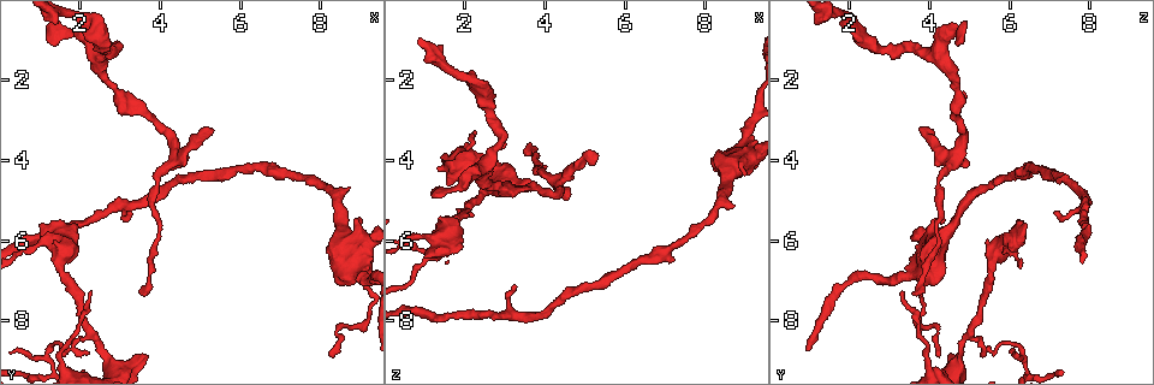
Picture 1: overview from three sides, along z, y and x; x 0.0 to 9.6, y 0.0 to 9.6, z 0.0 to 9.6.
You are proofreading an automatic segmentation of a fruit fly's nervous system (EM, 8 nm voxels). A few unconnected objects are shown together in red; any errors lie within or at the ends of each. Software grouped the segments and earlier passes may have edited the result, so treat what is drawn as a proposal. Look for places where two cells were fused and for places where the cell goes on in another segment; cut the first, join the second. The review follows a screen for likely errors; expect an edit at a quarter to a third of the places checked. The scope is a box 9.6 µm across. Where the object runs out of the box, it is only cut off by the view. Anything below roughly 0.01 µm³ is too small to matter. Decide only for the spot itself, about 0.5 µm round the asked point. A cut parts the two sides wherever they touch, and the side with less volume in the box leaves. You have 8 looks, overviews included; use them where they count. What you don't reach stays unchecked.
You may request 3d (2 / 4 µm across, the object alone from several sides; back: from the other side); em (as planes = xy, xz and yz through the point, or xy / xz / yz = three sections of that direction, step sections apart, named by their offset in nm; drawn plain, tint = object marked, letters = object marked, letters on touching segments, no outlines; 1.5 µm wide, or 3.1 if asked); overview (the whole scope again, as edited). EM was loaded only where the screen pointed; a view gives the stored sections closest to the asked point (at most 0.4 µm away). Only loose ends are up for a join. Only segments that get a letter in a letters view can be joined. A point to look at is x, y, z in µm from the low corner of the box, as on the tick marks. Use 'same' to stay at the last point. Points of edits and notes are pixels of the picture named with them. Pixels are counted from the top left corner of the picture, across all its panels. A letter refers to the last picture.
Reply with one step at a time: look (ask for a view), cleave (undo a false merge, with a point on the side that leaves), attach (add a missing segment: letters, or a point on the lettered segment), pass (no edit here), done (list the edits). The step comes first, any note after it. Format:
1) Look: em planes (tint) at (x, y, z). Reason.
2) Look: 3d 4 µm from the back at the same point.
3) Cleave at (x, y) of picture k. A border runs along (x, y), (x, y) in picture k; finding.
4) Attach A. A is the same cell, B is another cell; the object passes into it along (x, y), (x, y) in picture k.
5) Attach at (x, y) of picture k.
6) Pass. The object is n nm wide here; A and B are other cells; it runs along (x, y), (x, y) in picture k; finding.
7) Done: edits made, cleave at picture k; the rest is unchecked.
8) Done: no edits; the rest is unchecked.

Look: em xz step 4 (tint) at (1.00, 5.65, 6.40). An open end.

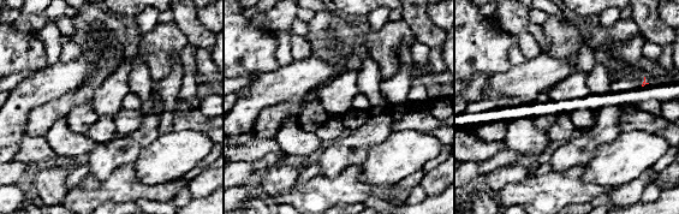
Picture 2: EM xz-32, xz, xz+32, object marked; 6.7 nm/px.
Look: em planes (letters) at the same point.

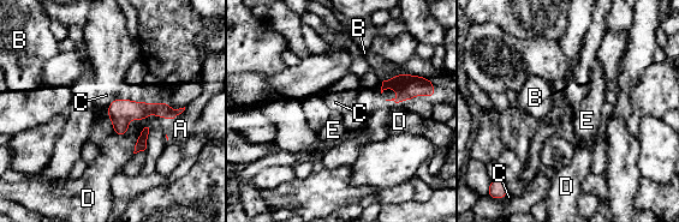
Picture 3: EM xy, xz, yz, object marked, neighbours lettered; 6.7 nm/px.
Pass. The longest contact is with D, 320 nm; A, B, C, D and E are other cells; no lettered segment goes on from it.

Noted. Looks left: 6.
Look: 3d 2 µm at (2.25, 8.25, 5.05). Three-way junction.

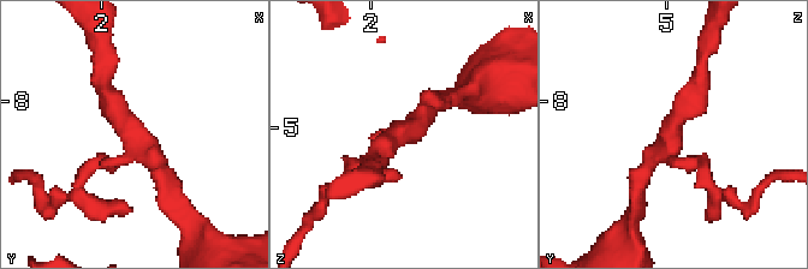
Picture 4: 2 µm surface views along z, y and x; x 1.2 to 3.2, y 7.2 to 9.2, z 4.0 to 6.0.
Look: em xz step 4 (tint) at (2.30, 8.26, 5.00). 3 arms meet here; need the tissue.

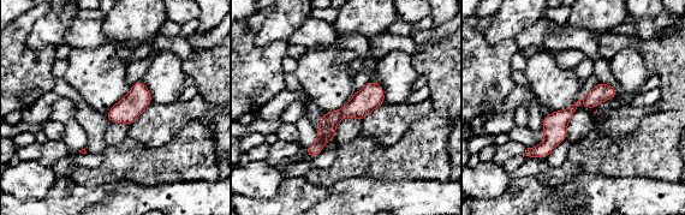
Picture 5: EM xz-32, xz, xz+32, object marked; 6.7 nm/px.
Look: em planes (letters) at the same point. Cut it another way.

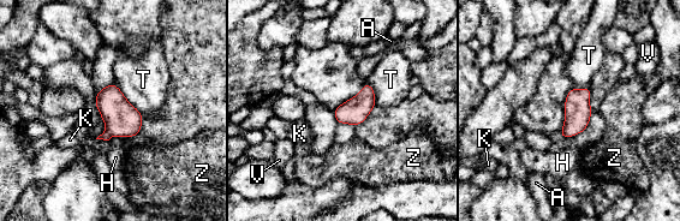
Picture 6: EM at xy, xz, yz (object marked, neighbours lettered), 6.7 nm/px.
Cleave at (120, 118) of picture 6. The object is 180 nm wide here; A, H, K, T, V and Z are other cells; a border runs along (106, 130), (112, 135) in picture 6; a second cell is stuck on.

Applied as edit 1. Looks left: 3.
Done: edits made, cleave at picture 6; the rest is unchecked.

